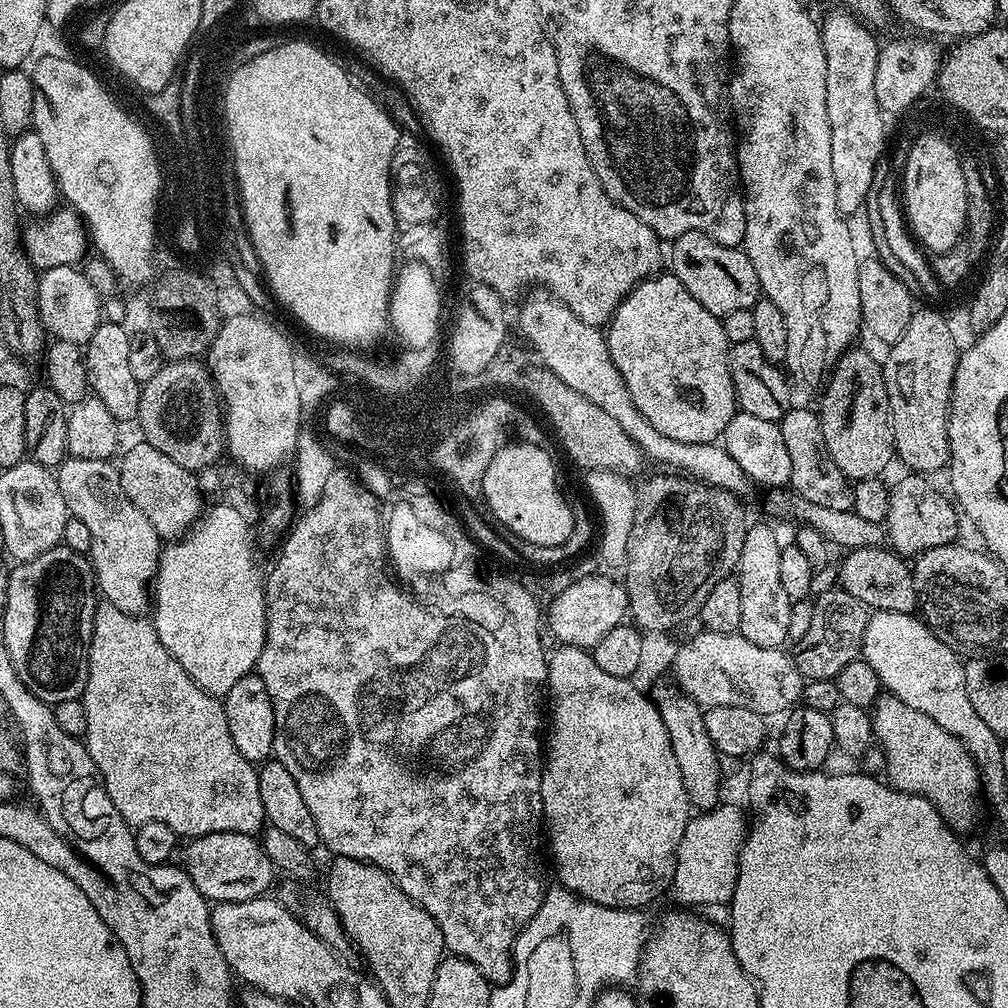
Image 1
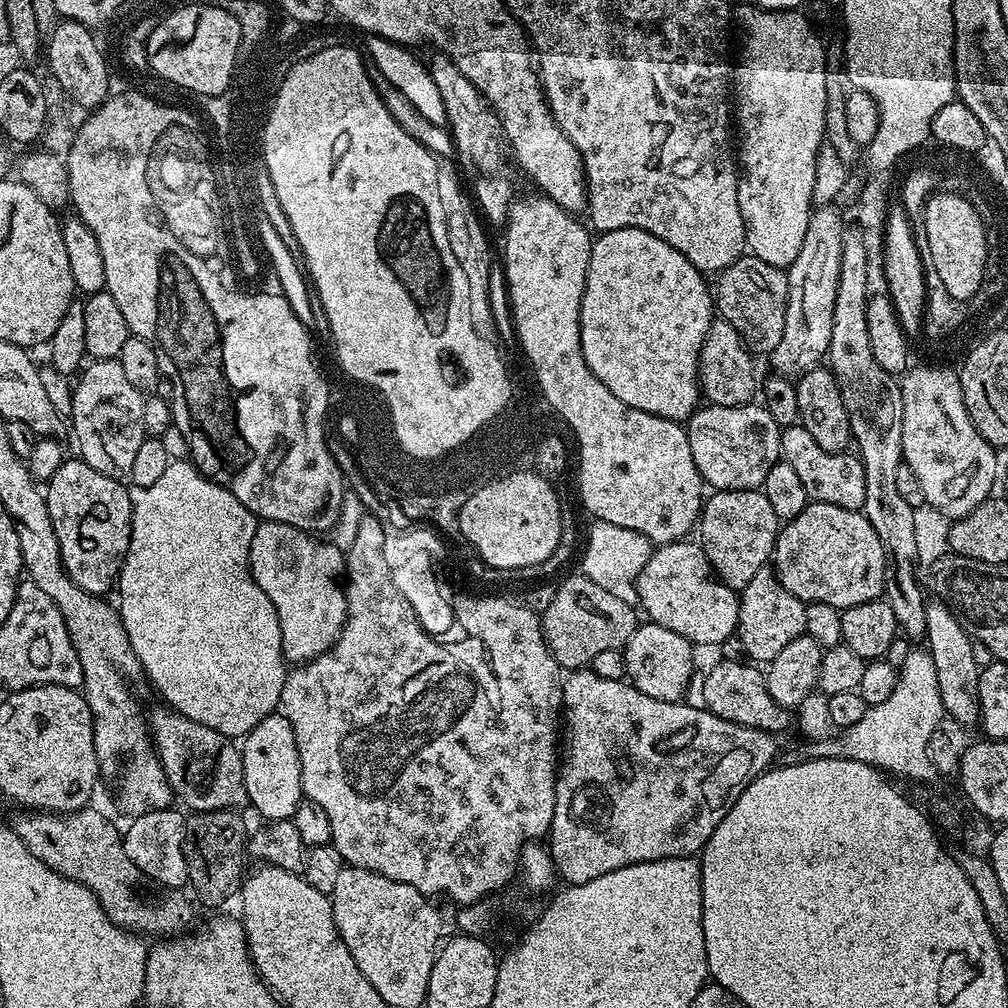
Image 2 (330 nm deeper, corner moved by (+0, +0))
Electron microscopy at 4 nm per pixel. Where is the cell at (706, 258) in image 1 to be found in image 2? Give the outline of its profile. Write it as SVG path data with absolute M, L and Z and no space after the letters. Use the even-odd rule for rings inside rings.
M745 254L719 273L715 280L714 308L719 319L730 322L753 353L771 354L774 346L782 342L782 330L786 326L788 277L785 269L775 268L765 260Z

